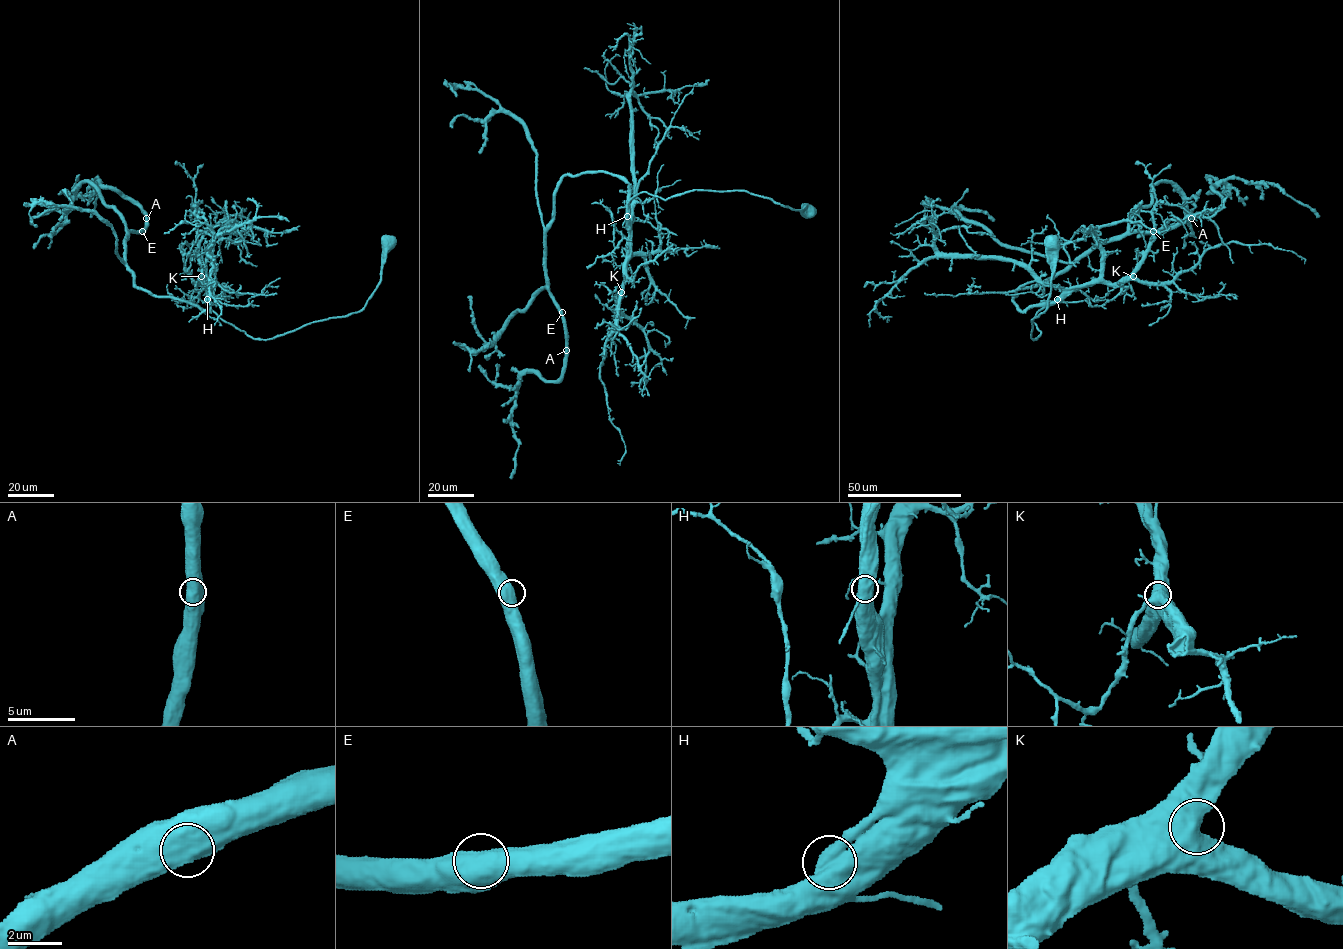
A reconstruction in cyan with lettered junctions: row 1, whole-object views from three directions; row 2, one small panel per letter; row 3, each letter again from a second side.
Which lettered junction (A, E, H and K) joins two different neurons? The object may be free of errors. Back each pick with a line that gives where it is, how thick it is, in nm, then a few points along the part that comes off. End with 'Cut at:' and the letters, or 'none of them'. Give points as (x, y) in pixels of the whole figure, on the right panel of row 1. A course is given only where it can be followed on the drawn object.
Cut at: none of them

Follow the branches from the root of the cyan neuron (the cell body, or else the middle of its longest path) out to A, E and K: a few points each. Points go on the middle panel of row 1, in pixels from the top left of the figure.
A: (809, 211), (741, 190), (640, 192), (627, 203), (617, 176), (565, 175), (545, 271), (566, 350)
E: (809, 211), (741, 190), (640, 192), (627, 203), (617, 176), (565, 175), (546, 233), (547, 289), (562, 312)
K: (809, 211), (784, 207), (741, 190), (693, 190), (666, 199), (640, 192), (628, 203), (628, 254), (621, 292)

